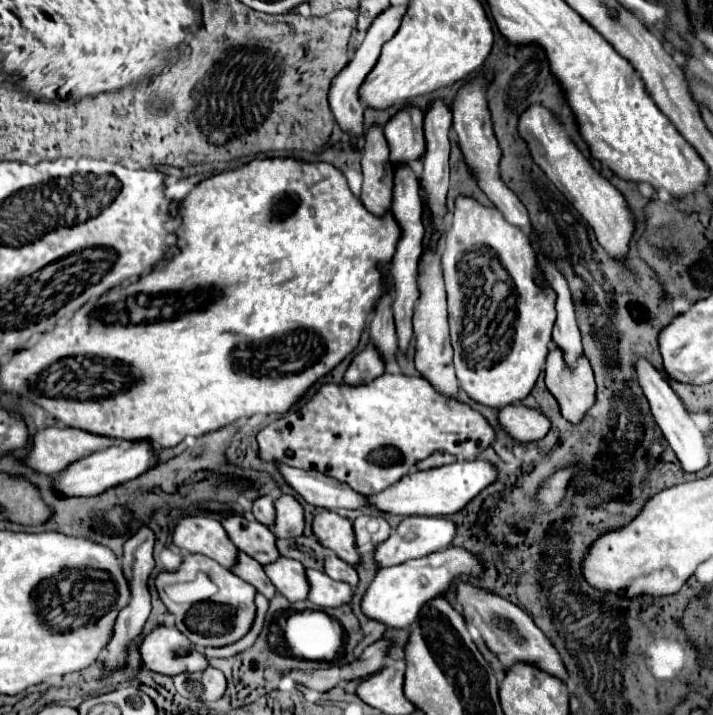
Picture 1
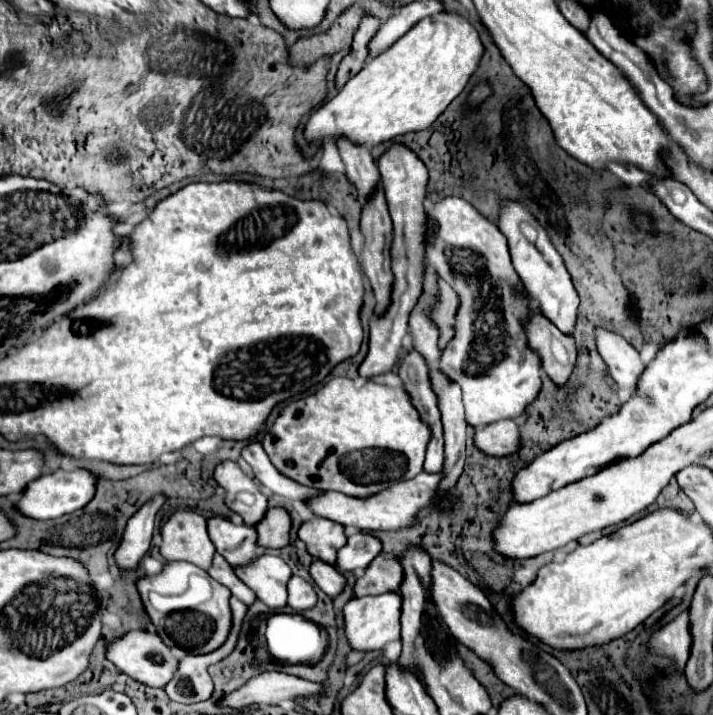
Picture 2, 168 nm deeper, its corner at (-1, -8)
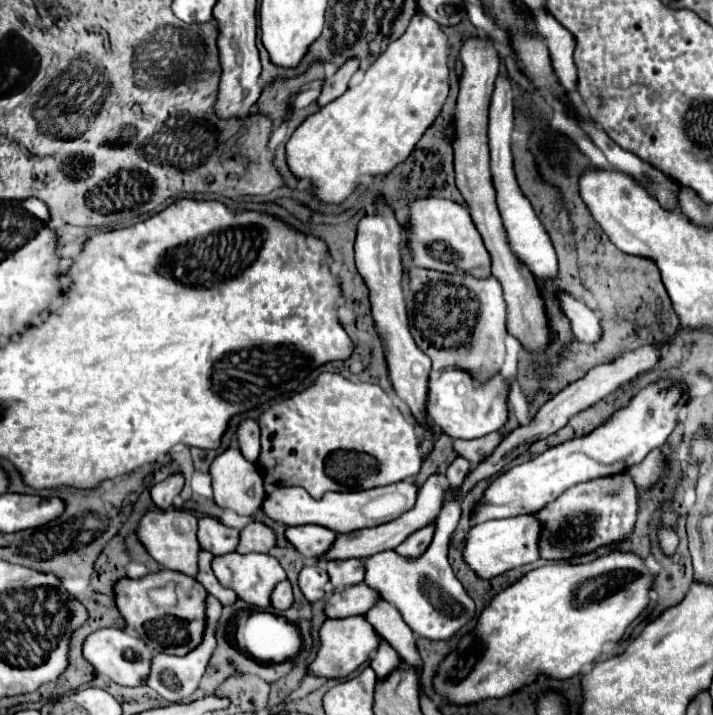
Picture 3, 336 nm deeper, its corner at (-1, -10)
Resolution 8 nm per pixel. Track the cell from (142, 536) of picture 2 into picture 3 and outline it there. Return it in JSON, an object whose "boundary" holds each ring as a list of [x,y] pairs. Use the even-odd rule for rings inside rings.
{"boundary":[[[174,474],[174,476],[168,476],[164,482],[158,482],[150,488],[150,496],[152,496],[152,502],[158,506],[158,508],[172,508],[172,498],[180,494],[184,486],[184,478],[182,474]]]}

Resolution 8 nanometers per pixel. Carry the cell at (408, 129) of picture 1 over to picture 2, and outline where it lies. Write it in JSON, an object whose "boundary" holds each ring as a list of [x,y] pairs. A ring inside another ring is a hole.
{"boundary":[[[394,144],[382,158],[378,160],[378,168],[382,174],[382,190],[386,196],[386,204],[392,216],[394,224],[394,240],[390,246],[392,254],[392,302],[390,308],[386,308],[386,314],[374,316],[370,320],[370,350],[366,360],[360,364],[360,376],[372,378],[384,372],[390,372],[394,364],[398,362],[402,340],[408,334],[408,318],[414,310],[414,304],[418,304],[418,298],[422,296],[422,280],[426,272],[426,252],[424,252],[424,240],[426,240],[426,184],[428,184],[428,168],[424,162],[406,146]]]}

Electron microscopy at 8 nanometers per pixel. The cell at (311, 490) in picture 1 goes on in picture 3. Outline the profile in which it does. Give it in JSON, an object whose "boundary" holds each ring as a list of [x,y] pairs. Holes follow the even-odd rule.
{"boundary":[[[244,420],[238,426],[238,444],[240,444],[240,452],[242,456],[252,462],[258,464],[260,460],[260,428],[254,420]]]}

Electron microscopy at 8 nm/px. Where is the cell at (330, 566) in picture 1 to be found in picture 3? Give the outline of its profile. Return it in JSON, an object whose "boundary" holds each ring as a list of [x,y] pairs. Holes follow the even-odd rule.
{"boundary":[[[306,564],[300,572],[298,582],[300,582],[300,590],[306,596],[306,600],[316,602],[316,600],[324,598],[326,584],[330,582],[330,576],[318,564]]]}

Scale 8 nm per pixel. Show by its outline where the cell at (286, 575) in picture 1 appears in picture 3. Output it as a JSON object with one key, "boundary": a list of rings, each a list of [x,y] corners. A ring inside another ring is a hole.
{"boundary":[[[238,552],[224,554],[212,560],[212,570],[222,586],[232,588],[238,594],[238,598],[242,598],[244,602],[256,608],[270,608],[270,596],[272,596],[274,586],[286,580],[284,568],[270,554],[238,554]]]}

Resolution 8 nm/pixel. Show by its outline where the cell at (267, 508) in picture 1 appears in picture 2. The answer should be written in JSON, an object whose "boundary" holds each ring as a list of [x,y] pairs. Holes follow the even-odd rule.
{"boundary":[[[232,460],[220,462],[214,470],[214,480],[226,490],[224,504],[232,512],[240,514],[246,526],[254,526],[264,518],[268,498],[260,492],[254,478],[240,468],[240,464]]]}

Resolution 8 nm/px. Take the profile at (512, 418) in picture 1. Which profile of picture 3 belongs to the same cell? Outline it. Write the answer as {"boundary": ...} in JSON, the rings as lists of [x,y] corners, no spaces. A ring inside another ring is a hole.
{"boundary":[[[492,432],[492,434],[486,434],[482,438],[476,438],[476,440],[456,440],[454,448],[460,456],[468,458],[472,466],[476,466],[498,448],[502,438],[504,438],[502,432]]]}

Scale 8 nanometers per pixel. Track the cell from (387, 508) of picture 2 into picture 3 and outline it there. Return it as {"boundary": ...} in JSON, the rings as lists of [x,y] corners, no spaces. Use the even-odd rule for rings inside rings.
{"boundary":[[[396,482],[390,486],[374,488],[374,490],[360,490],[350,494],[338,494],[330,492],[324,494],[320,500],[314,500],[306,490],[302,488],[274,488],[270,490],[268,498],[264,500],[262,510],[266,516],[270,516],[276,522],[282,522],[286,526],[300,526],[300,524],[322,524],[336,534],[346,534],[352,530],[372,528],[382,522],[390,522],[398,516],[402,516],[406,510],[410,510],[416,504],[418,486],[414,482]]]}

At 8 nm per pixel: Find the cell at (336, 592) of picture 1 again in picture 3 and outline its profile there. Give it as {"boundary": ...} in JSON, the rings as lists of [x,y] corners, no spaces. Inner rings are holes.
{"boundary":[[[288,580],[280,582],[276,588],[274,588],[274,594],[272,594],[272,606],[276,610],[288,610],[290,606],[294,604],[294,594],[292,594],[292,586]]]}

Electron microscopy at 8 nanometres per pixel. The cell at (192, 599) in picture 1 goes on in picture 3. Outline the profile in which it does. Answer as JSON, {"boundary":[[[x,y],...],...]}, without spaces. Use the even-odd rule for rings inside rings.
{"boundary":[[[162,568],[144,578],[124,578],[114,588],[116,606],[124,622],[132,626],[138,636],[152,648],[154,654],[184,656],[204,640],[206,628],[206,588],[192,576],[178,570]]]}

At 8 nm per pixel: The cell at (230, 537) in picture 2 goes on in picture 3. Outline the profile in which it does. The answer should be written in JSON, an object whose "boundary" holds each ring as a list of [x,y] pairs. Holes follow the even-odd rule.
{"boundary":[[[204,516],[198,520],[198,542],[202,550],[212,552],[214,556],[224,556],[238,548],[240,530],[224,526],[218,518]]]}

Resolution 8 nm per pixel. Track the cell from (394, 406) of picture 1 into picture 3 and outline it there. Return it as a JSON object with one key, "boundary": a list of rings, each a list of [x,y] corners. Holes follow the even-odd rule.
{"boundary":[[[324,372],[316,384],[283,399],[280,404],[266,410],[260,420],[262,442],[262,470],[274,486],[302,486],[312,498],[322,498],[327,491],[358,492],[376,486],[388,486],[400,480],[416,478],[422,466],[420,440],[416,424],[406,420],[404,414],[392,404],[386,392],[376,384],[356,384],[342,374]]]}

